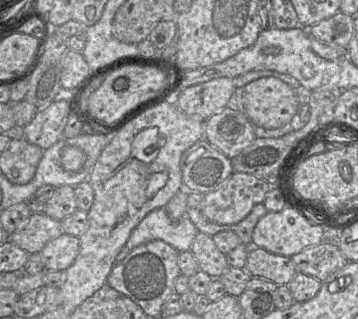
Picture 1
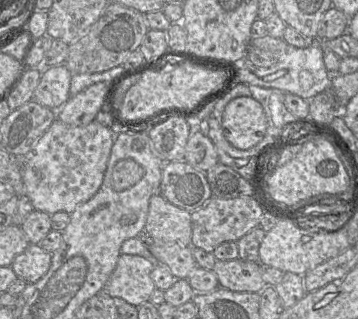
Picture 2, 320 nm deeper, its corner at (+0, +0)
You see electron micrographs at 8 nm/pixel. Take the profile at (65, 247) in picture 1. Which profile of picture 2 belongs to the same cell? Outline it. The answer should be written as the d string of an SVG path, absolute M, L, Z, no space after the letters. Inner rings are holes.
M38 244L29 246L15 257L11 268L18 278L28 283L34 283L43 277L51 265L52 253L44 250Z

